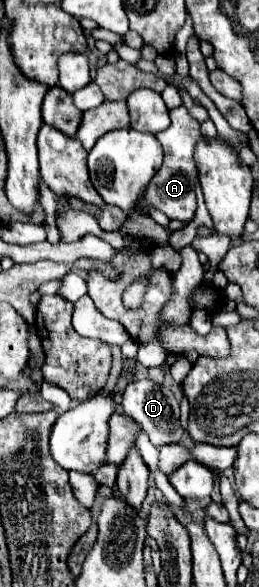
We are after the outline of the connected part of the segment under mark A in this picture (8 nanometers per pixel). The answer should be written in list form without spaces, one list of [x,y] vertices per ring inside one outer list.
[[[183,104],[173,108],[169,114],[171,114],[171,126],[157,134],[157,140],[163,148],[165,158],[163,158],[159,172],[153,176],[153,180],[149,182],[149,186],[145,190],[145,204],[159,208],[171,220],[191,222],[193,214],[197,210],[197,198],[195,198],[197,170],[195,170],[195,162],[193,162],[193,148],[201,136],[199,122],[189,114],[189,110]]]

